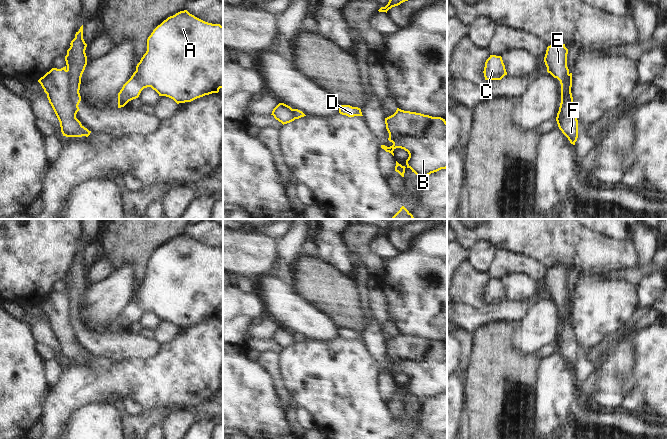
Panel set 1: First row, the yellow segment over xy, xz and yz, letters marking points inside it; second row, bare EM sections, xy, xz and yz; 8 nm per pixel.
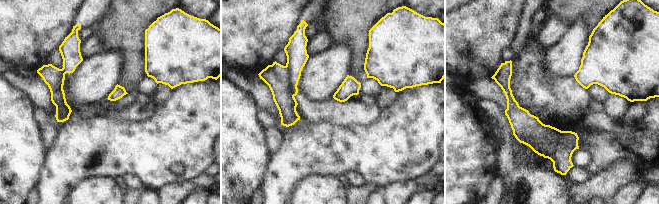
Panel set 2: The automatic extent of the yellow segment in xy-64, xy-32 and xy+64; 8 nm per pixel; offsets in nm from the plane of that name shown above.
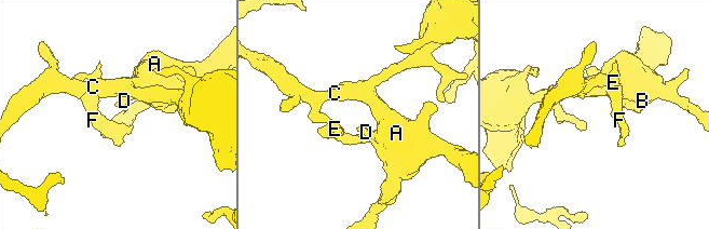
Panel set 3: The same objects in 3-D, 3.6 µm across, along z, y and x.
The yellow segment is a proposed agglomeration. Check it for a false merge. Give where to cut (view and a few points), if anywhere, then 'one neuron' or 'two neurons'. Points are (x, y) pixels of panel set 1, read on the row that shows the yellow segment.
cut xy (66, 70), (69, 99), (77, 106); two neurons

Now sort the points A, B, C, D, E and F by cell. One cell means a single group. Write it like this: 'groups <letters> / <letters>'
groups A B C D E / F

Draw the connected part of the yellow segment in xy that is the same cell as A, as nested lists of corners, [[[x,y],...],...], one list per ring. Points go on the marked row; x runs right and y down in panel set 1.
[[[187,10],[164,20],[148,37],[146,53],[118,93],[118,108],[138,98],[147,87],[177,104],[218,93],[223,88],[223,26],[205,22]]]

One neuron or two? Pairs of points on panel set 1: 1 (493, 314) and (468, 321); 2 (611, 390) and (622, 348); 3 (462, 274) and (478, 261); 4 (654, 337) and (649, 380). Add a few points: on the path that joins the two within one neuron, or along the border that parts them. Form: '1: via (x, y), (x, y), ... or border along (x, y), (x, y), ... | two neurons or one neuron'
1: via (487, 314), (474, 318) | one neuron
2: via (611, 380), (611, 369), (620, 358) | one neuron
3: border along (467, 258), (475, 269), (485, 274) | two neurons
4: via (654, 348), (654, 369) | one neuron

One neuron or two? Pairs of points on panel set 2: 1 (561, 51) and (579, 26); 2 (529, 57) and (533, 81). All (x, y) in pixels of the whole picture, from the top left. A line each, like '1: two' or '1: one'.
1: one
2: one

